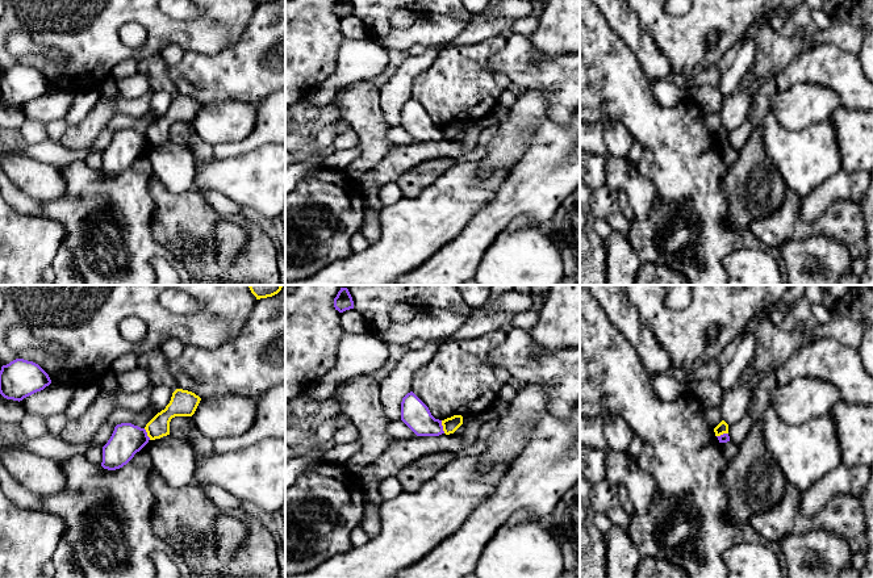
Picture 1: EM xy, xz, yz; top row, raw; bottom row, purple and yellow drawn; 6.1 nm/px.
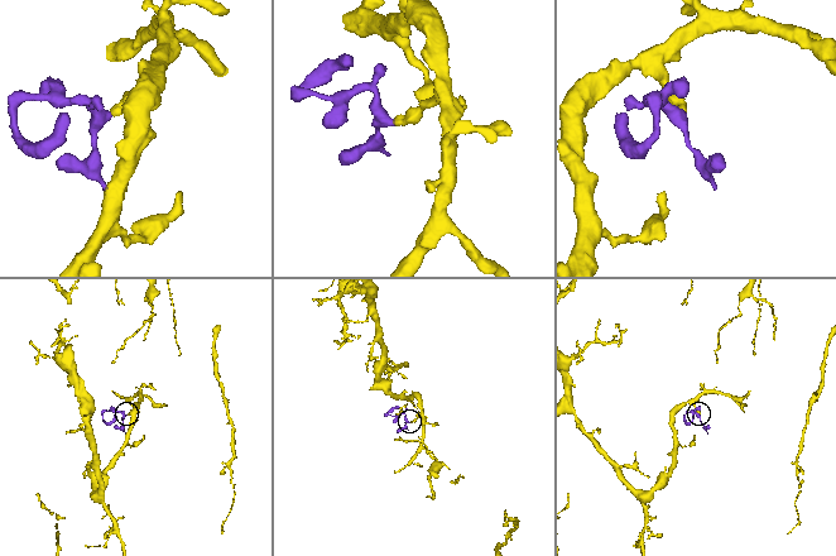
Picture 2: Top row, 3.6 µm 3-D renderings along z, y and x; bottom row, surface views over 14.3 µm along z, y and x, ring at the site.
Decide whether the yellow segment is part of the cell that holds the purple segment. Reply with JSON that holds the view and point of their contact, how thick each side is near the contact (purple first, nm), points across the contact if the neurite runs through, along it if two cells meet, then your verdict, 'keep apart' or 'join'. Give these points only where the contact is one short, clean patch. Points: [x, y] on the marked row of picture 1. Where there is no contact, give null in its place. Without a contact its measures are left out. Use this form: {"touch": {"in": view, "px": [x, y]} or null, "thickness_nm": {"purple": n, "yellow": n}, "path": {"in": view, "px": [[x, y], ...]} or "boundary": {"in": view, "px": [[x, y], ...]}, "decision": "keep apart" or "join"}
{"touch": {"in": "xz", "px": [442, 427]}, "thickness_nm": {"purple": 170, "yellow": 90}, "boundary": {"in": "xz", "px": [[441, 421], [445, 432]]}, "decision": "keep apart"}

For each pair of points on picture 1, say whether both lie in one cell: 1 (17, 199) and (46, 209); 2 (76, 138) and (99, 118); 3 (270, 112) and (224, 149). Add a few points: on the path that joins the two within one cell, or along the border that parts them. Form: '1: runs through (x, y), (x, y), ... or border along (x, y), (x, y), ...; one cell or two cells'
1: runs through (24, 204), (40, 208); one cell
2: runs through (82, 135), (94, 124); one cell
3: runs through (266, 126), (247, 145), (238, 149); one cell

